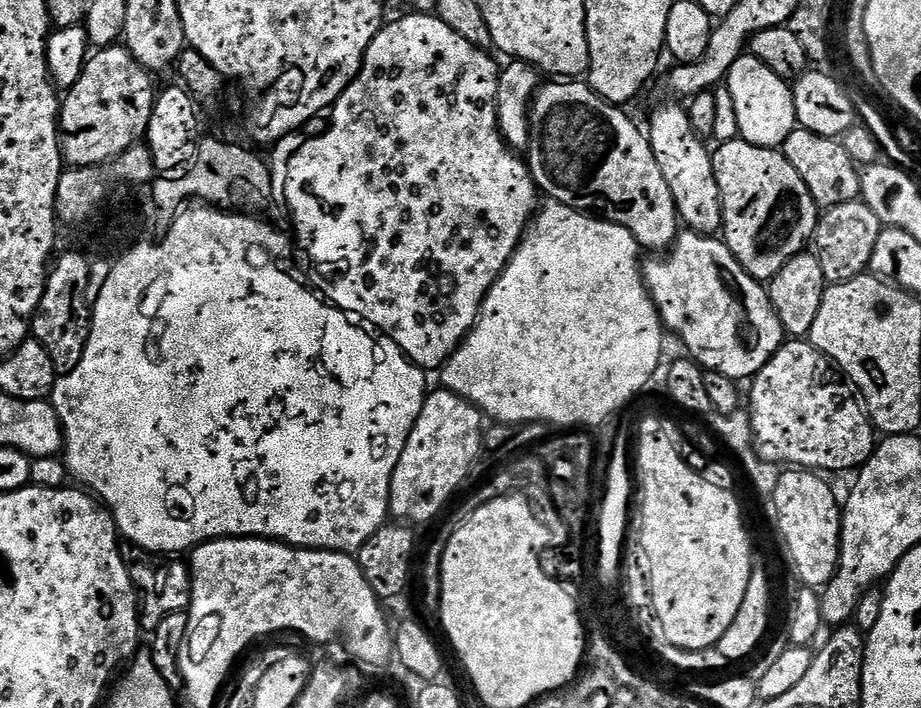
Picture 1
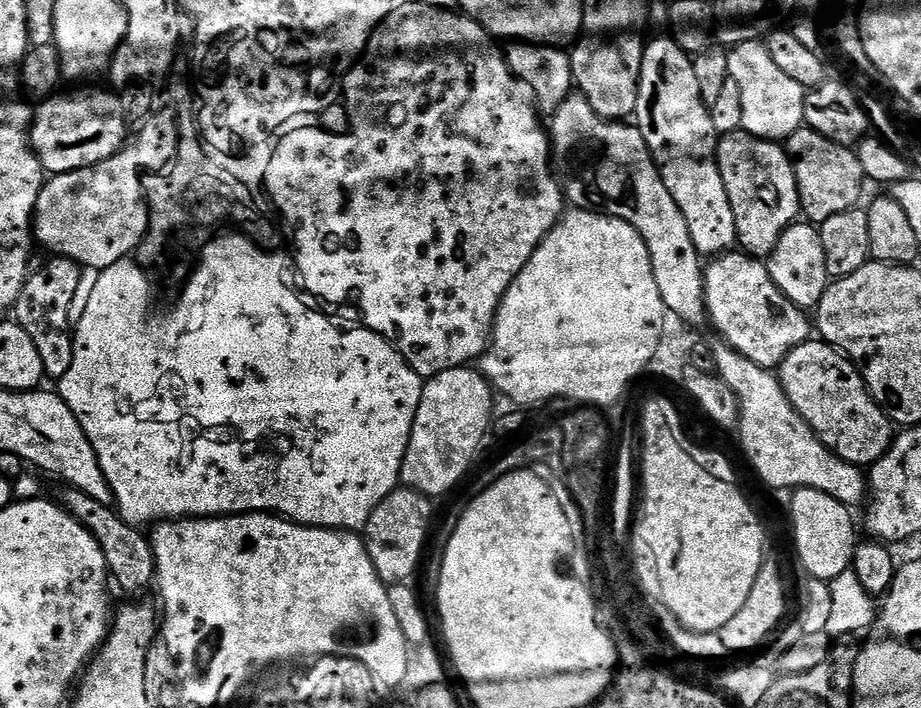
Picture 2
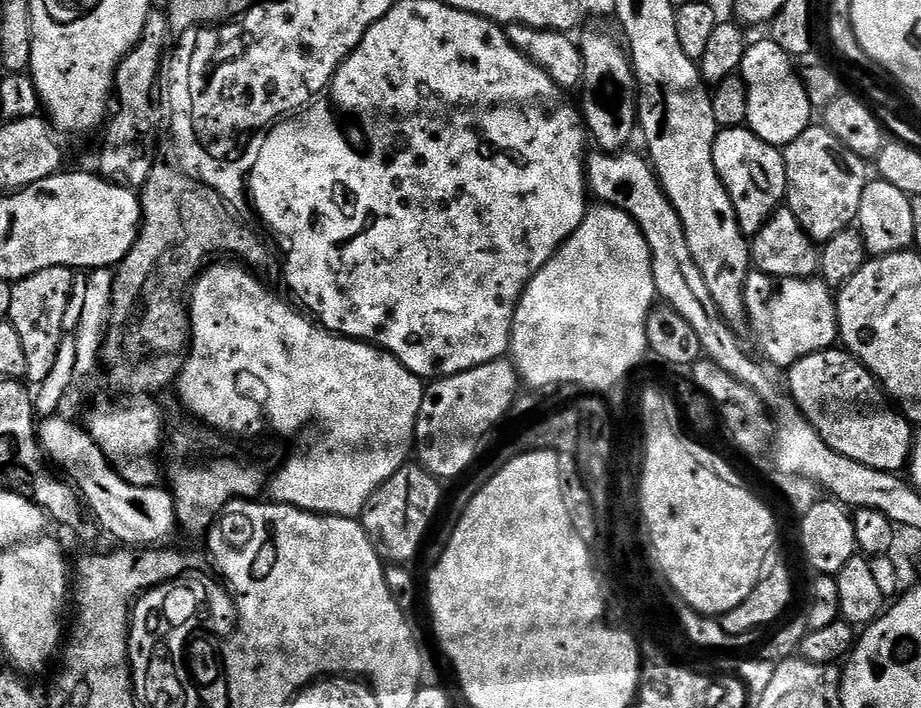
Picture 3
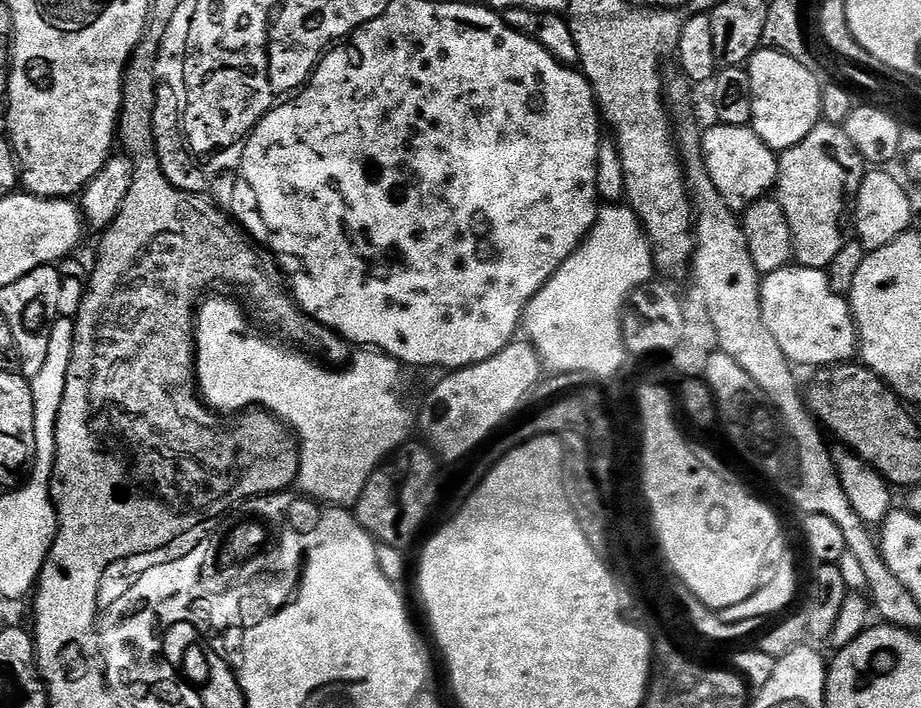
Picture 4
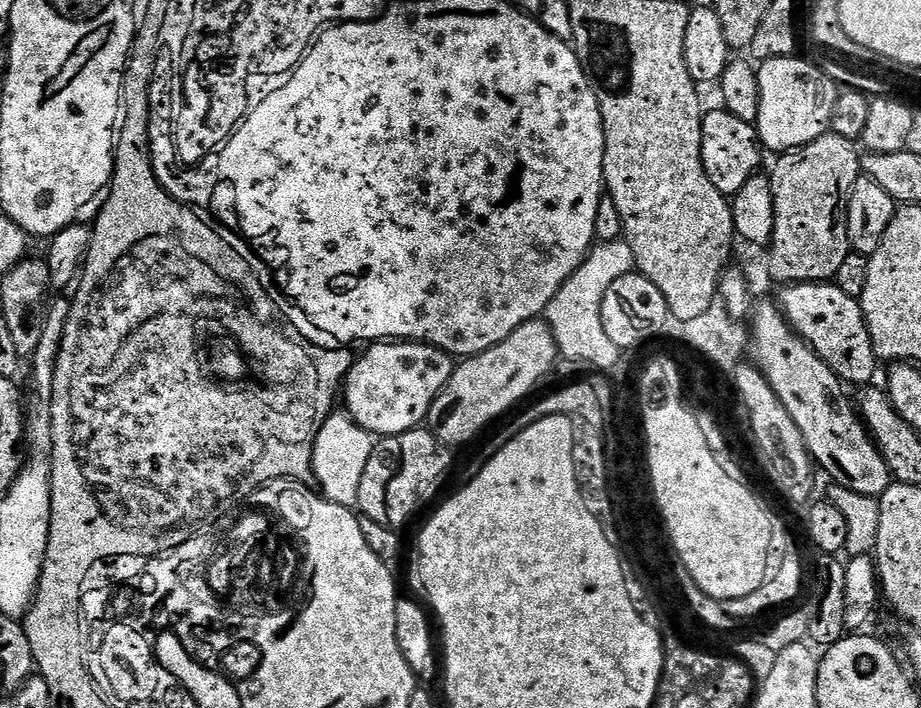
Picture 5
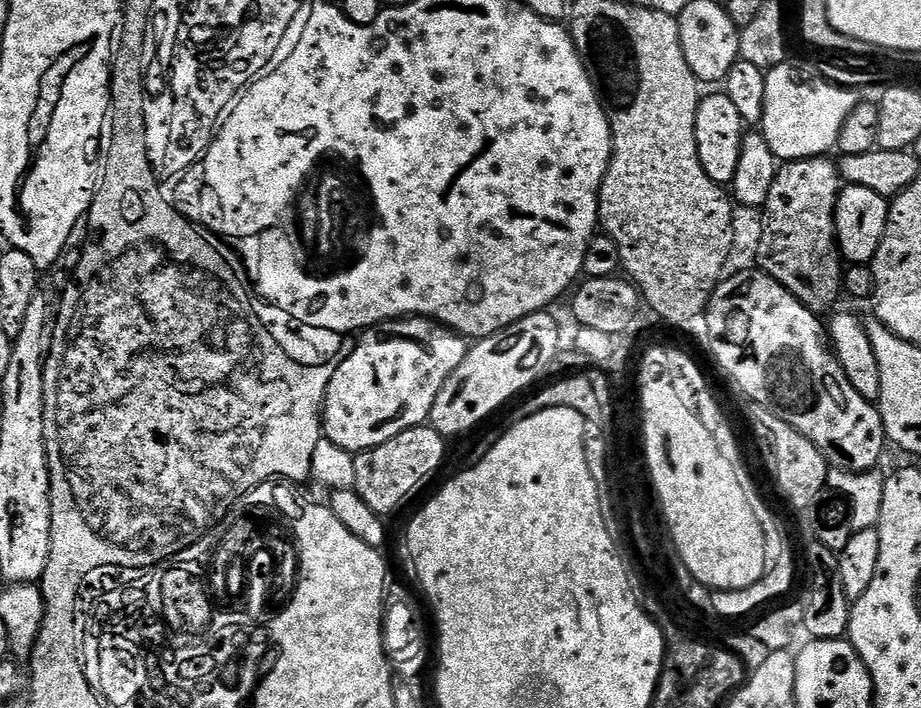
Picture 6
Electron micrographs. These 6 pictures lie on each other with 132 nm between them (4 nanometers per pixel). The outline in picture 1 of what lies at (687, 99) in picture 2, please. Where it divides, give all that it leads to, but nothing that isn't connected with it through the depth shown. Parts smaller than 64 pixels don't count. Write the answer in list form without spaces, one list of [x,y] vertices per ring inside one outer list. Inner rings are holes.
[[[664,104],[652,116],[652,125],[646,128],[654,158],[658,158],[658,167],[670,194],[674,194],[674,206],[677,217],[687,231],[697,232],[699,236],[716,236],[723,229],[722,198],[718,182],[714,178],[712,152],[705,141],[690,126],[688,109],[681,104]]]

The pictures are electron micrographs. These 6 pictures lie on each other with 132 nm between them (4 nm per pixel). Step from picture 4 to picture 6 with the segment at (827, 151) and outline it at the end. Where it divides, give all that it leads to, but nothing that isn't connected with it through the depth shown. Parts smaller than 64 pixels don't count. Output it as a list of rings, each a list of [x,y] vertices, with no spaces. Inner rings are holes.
[[[822,155],[781,163],[762,209],[764,225],[756,244],[759,271],[773,276],[817,314],[831,313],[842,297],[842,257],[836,247],[836,203],[842,181],[837,161],[828,159],[832,158]]]

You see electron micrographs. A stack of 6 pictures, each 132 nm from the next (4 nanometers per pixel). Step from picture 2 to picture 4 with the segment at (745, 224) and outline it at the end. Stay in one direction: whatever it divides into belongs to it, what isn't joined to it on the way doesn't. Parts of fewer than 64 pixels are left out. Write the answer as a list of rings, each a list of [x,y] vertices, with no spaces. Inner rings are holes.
[[[719,122],[713,128],[704,128],[700,142],[700,151],[704,153],[704,165],[718,186],[718,194],[730,206],[732,211],[740,214],[756,200],[765,199],[776,187],[776,175],[780,161],[777,153],[758,134],[748,126],[726,126]]]

